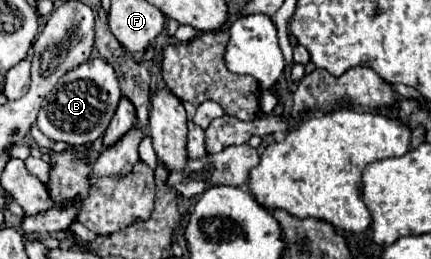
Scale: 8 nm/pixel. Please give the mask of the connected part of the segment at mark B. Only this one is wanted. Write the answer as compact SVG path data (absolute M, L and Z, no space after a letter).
M91 59L71 69L57 81L51 93L43 99L37 117L37 127L53 141L63 141L69 145L93 143L105 133L117 109L119 99L121 99L121 89L111 65L103 59Z

